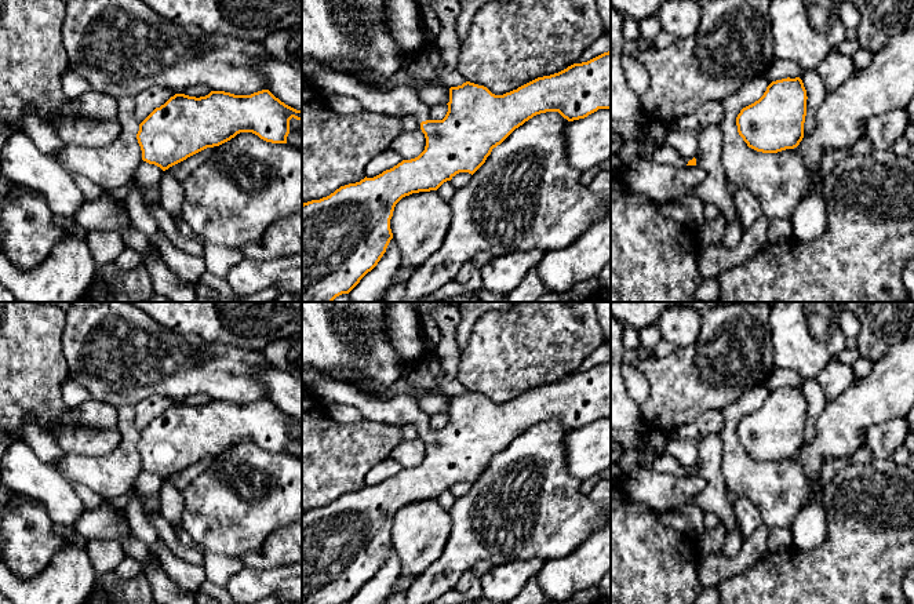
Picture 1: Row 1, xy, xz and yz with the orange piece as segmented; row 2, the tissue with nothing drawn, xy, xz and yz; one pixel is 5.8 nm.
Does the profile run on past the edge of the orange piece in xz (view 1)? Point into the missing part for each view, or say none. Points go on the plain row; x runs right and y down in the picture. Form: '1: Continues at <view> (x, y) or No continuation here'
1: Continues at xz (403, 410)

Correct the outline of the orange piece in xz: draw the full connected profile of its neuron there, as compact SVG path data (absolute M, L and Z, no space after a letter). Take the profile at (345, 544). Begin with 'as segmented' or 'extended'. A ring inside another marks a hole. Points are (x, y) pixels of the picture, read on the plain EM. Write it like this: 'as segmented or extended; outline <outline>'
extended; outline M611 360L587 371L538 386L503 404L470 390L449 397L448 421L443 429L429 426L429 415L422 412L418 397L397 394L375 400L347 382L318 379L302 383L302 390L321 403L352 405L367 421L415 426L426 447L425 459L415 467L403 469L374 487L341 495L320 509L302 513L302 604L349 603L371 581L393 547L390 528L396 513L405 505L437 499L459 481L474 483L516 437L536 423L558 421L568 430L585 427L598 418L611 418Z

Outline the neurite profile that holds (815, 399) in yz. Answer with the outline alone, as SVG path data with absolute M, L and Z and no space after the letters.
M802 379L800 387L804 392L808 405L806 425L804 432L804 445L808 445L815 439L815 423L822 410L824 408L827 399L824 397L823 390L817 385L816 379Z

